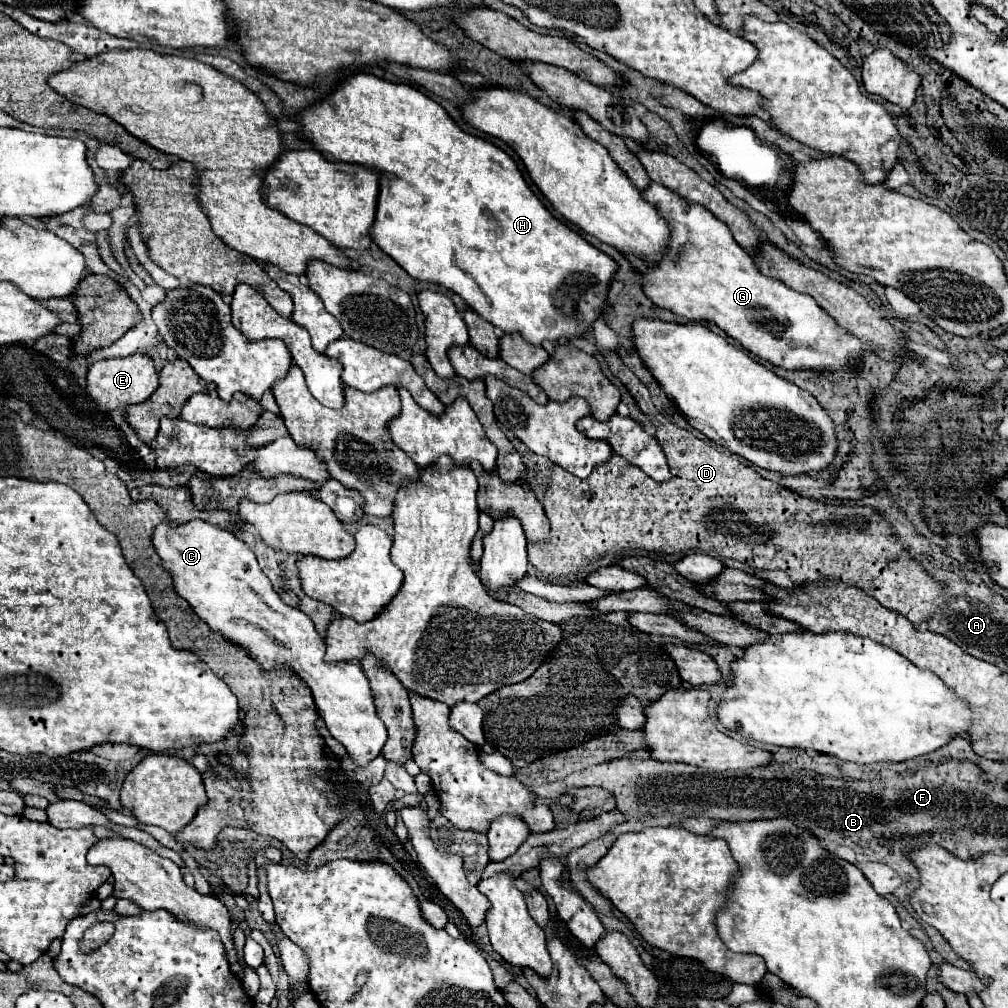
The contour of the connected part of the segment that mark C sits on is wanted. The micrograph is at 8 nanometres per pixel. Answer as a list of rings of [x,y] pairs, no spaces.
[[[191,520],[181,526],[169,526],[167,522],[157,526],[153,532],[153,546],[163,560],[163,568],[173,576],[173,586],[177,594],[191,604],[193,612],[213,632],[219,632],[227,642],[235,642],[235,646],[245,648],[263,670],[281,670],[285,666],[307,684],[307,688],[313,692],[315,708],[319,716],[325,720],[327,730],[335,740],[339,740],[347,748],[347,754],[353,758],[357,766],[367,766],[381,754],[381,748],[387,742],[387,730],[383,722],[377,718],[369,680],[365,678],[361,666],[357,666],[355,662],[329,664],[323,660],[325,642],[313,628],[313,622],[301,610],[287,606],[273,592],[271,582],[259,568],[253,550],[243,540],[239,540],[229,530],[211,526],[203,520]]]

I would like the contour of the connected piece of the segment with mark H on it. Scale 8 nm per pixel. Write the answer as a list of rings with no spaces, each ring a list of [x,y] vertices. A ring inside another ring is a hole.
[[[357,72],[347,78],[343,78],[337,88],[321,102],[307,106],[297,114],[297,124],[301,128],[301,136],[309,142],[313,142],[315,150],[321,150],[325,160],[333,162],[353,162],[361,164],[365,168],[371,168],[379,174],[379,198],[377,198],[377,214],[375,222],[369,230],[373,242],[387,254],[391,256],[407,274],[415,280],[425,280],[425,282],[435,282],[445,286],[447,290],[459,294],[483,320],[487,320],[493,326],[499,326],[503,332],[519,332],[527,342],[531,344],[541,344],[543,340],[551,342],[563,342],[577,338],[585,332],[591,330],[591,324],[599,318],[599,314],[605,310],[605,294],[609,290],[609,282],[613,272],[617,270],[615,260],[611,260],[607,254],[591,246],[587,240],[583,240],[577,232],[569,230],[563,222],[551,216],[547,208],[543,208],[541,200],[529,190],[525,184],[517,164],[497,146],[493,146],[487,140],[475,138],[467,132],[463,132],[451,118],[449,114],[431,98],[421,94],[417,88],[409,84],[395,84],[387,82],[383,78],[377,78],[375,74],[367,72]]]

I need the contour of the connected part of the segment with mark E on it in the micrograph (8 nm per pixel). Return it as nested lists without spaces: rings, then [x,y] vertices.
[[[131,354],[91,364],[87,374],[87,392],[101,410],[125,410],[131,404],[147,400],[157,390],[157,372],[149,354]]]

